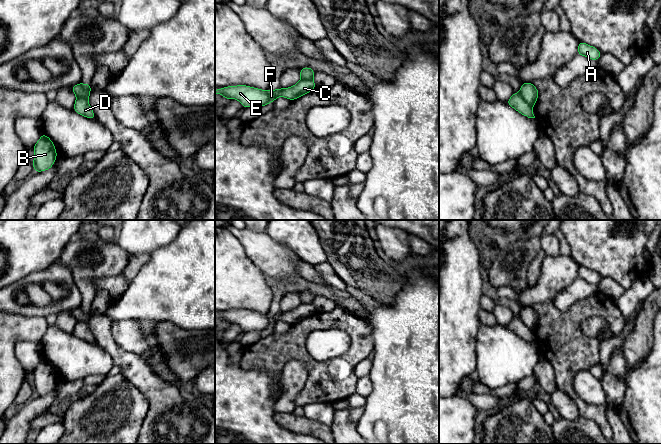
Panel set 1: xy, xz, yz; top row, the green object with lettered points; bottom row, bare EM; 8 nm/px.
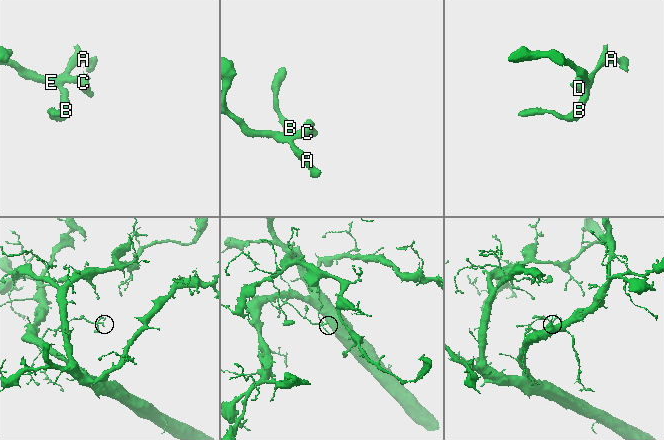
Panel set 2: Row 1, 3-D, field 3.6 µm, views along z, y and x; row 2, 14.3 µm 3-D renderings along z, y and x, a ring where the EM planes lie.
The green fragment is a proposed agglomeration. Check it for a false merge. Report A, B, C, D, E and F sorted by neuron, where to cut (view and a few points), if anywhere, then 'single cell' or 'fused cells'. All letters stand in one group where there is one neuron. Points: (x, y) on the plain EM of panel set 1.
groups A B C E F / D; cut yz (519, 317), (532, 329); fused cells

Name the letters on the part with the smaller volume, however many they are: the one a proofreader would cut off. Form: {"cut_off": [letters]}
{"cut_off": ["D"]}

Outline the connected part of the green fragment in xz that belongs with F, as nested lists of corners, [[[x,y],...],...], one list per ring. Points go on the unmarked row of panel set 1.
[[[301,303],[295,309],[288,312],[278,312],[275,314],[262,314],[247,309],[227,310],[221,313],[215,313],[215,319],[221,318],[226,324],[236,323],[243,332],[249,331],[263,331],[271,326],[274,326],[278,321],[293,325],[316,312],[313,303],[303,304]]]

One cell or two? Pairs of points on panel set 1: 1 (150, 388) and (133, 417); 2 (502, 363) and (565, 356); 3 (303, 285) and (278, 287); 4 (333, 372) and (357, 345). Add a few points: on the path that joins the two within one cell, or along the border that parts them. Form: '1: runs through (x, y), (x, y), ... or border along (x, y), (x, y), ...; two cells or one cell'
1: border along (128, 380), (148, 400), (148, 412), (144, 419); two cells
2: border along (535, 342), (541, 355); two cells
3: runs through (297, 285), (284, 286); one cell
4: runs through (340, 366), (354, 352); one cell

